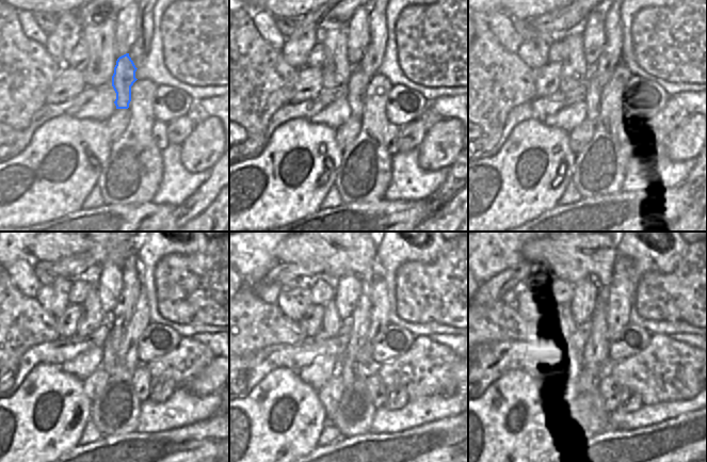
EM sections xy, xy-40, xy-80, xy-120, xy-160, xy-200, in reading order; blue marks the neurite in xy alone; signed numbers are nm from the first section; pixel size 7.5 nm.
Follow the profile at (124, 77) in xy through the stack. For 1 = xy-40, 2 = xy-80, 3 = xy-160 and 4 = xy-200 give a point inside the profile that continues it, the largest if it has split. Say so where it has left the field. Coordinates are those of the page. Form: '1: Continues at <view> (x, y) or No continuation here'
1: Continues at xy-40 (356, 85)
2: Continues at xy-80 (594, 90)
3: Continues at xy-160 (350, 370)
4: Continues at xy-200 (587, 385).

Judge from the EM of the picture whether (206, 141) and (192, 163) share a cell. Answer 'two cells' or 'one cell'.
one cell

